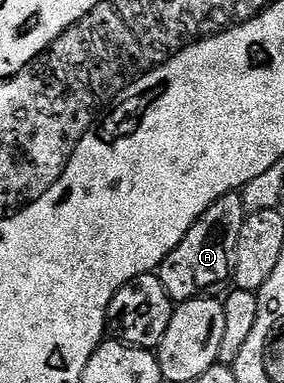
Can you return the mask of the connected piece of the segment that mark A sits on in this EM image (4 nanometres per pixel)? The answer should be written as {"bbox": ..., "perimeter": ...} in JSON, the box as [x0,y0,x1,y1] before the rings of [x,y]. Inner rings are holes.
{"bbox":[157,192,248,302],"perimeter":[[[238,192],[225,195],[197,219],[197,223],[181,239],[181,243],[163,260],[157,270],[157,276],[163,280],[165,291],[172,302],[190,301],[192,297],[201,297],[215,291],[218,285],[232,280],[235,271],[235,252],[237,238],[241,236],[241,223],[248,212],[243,208],[243,198]]]}

